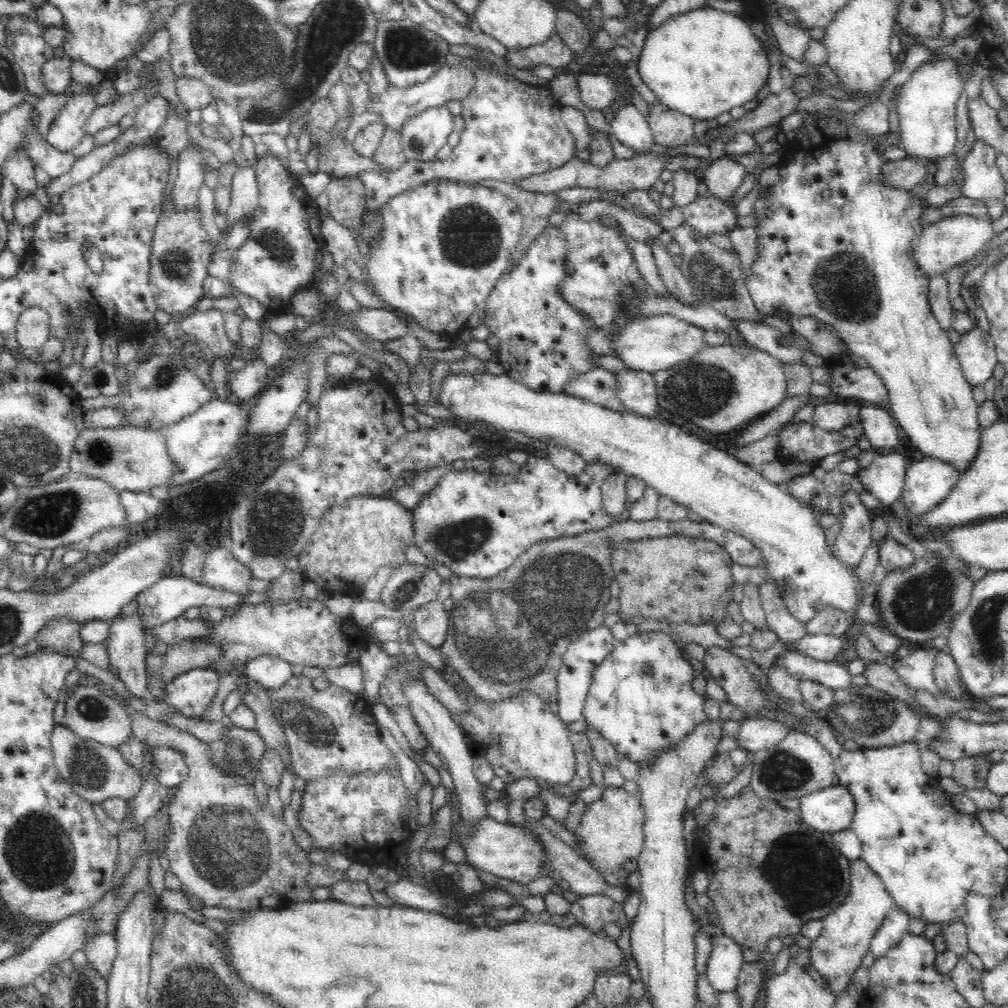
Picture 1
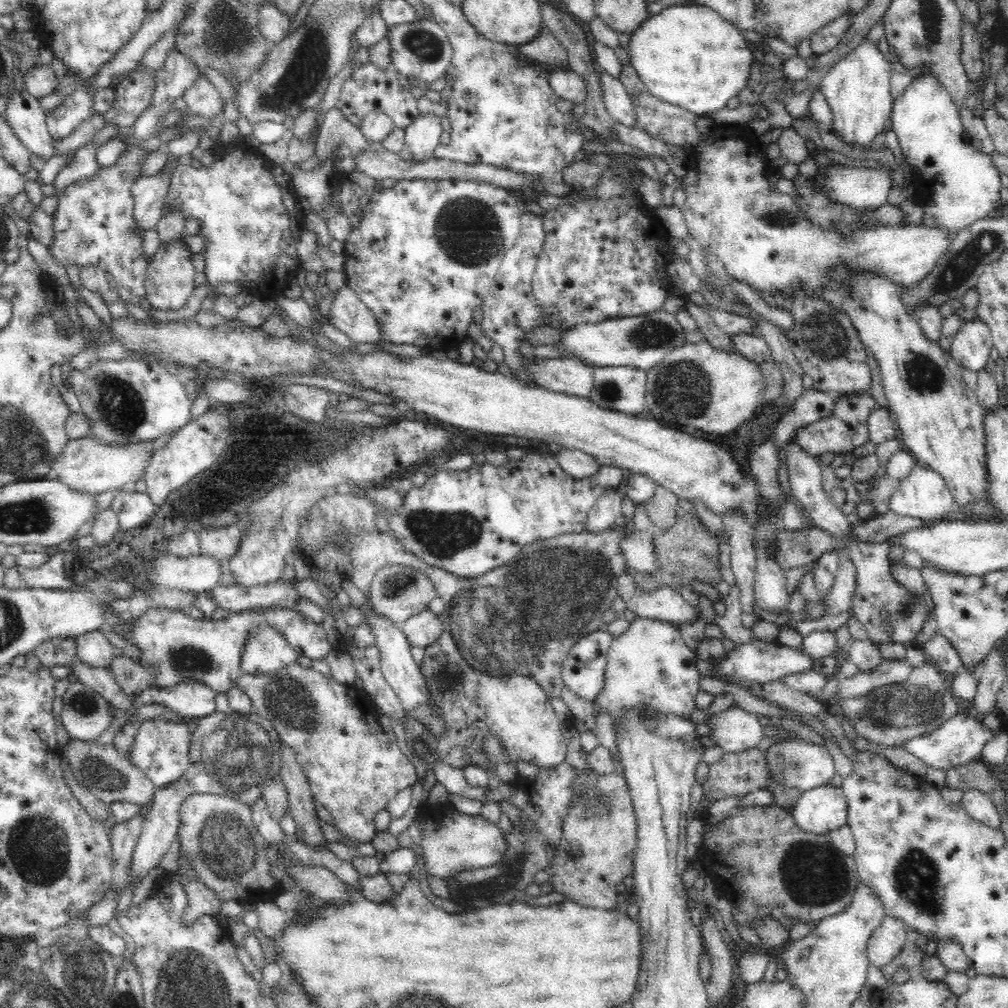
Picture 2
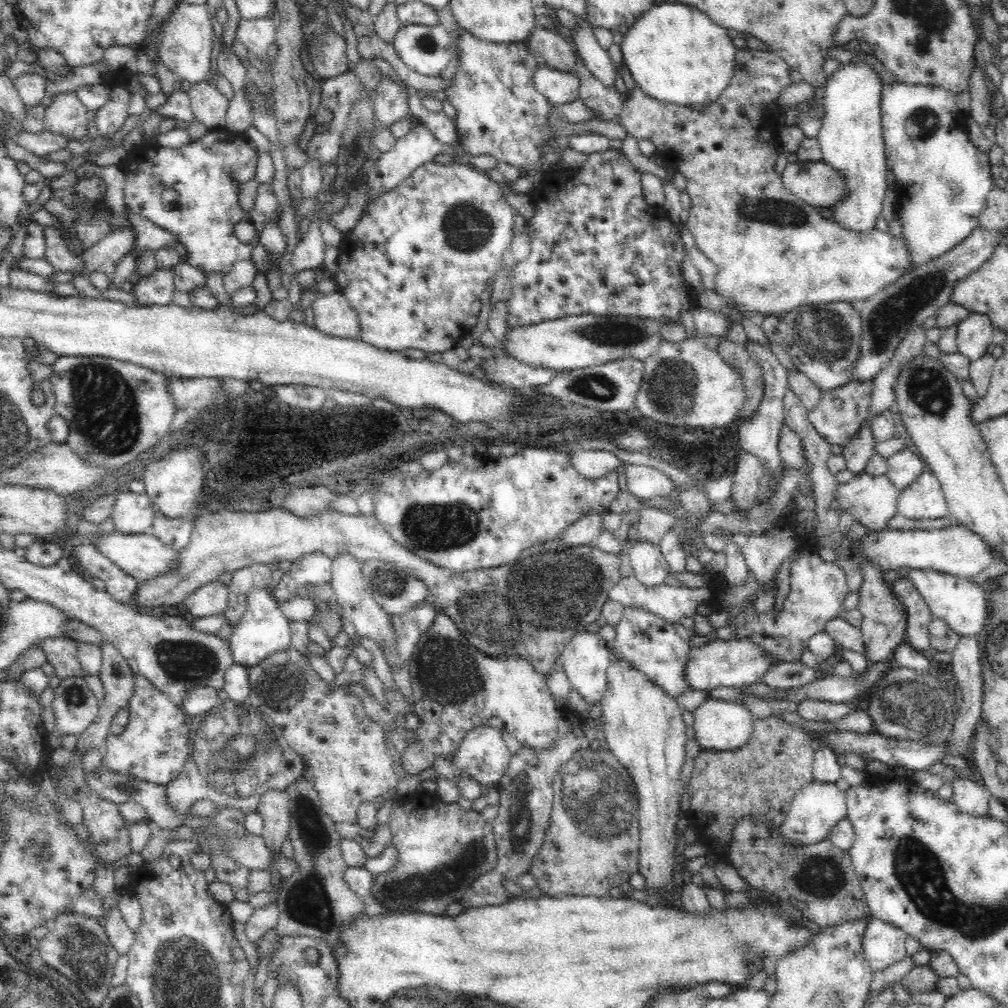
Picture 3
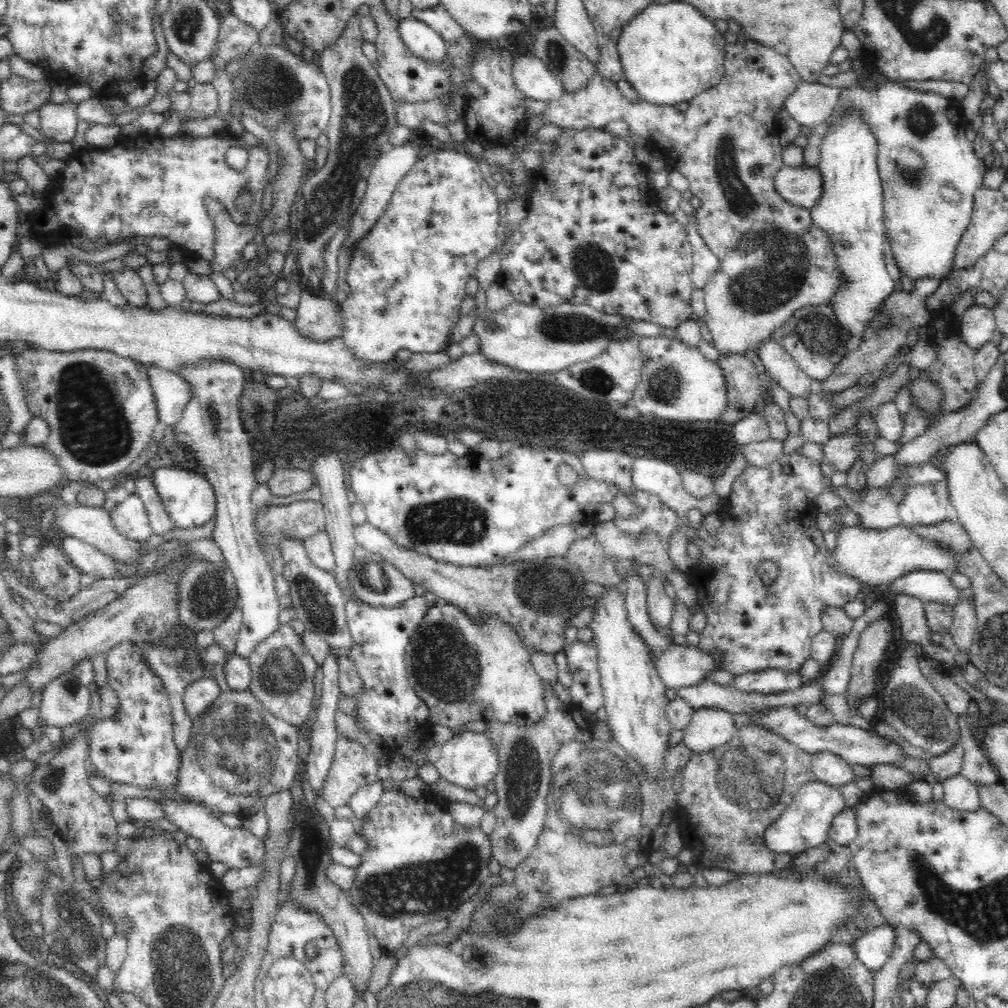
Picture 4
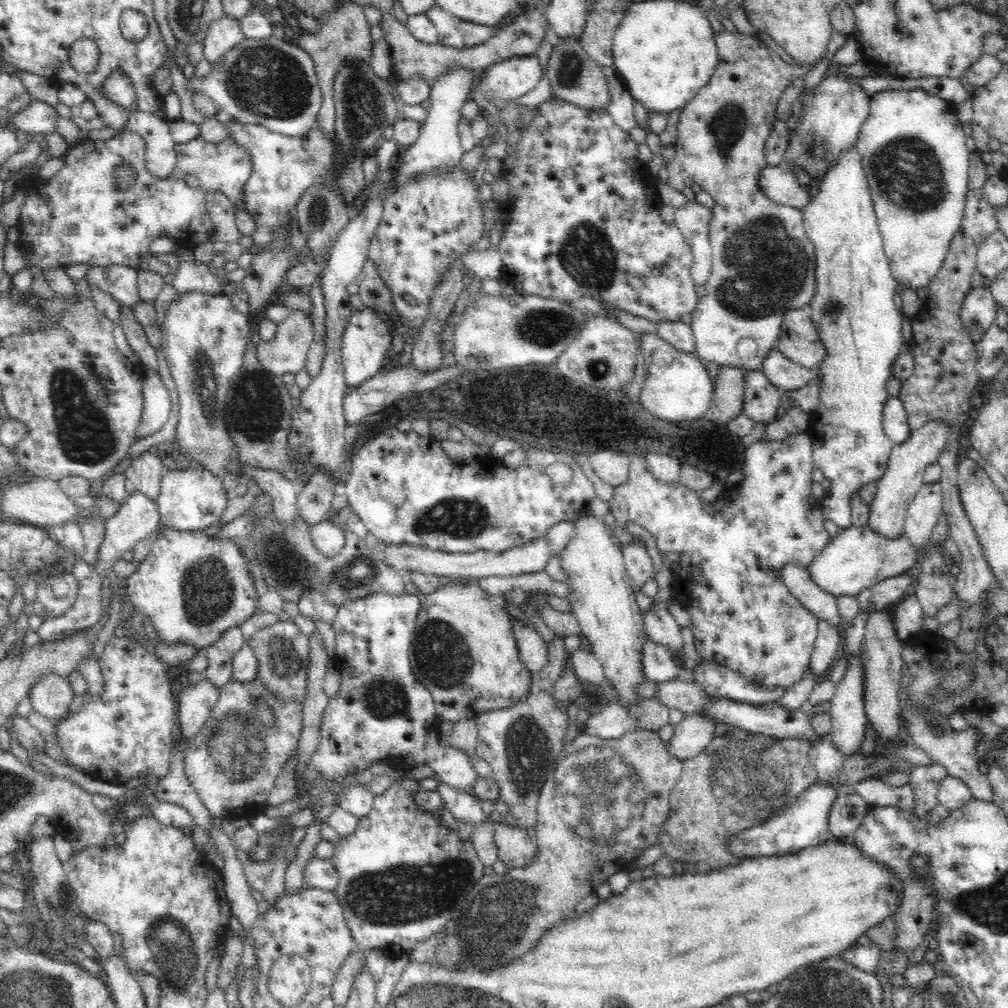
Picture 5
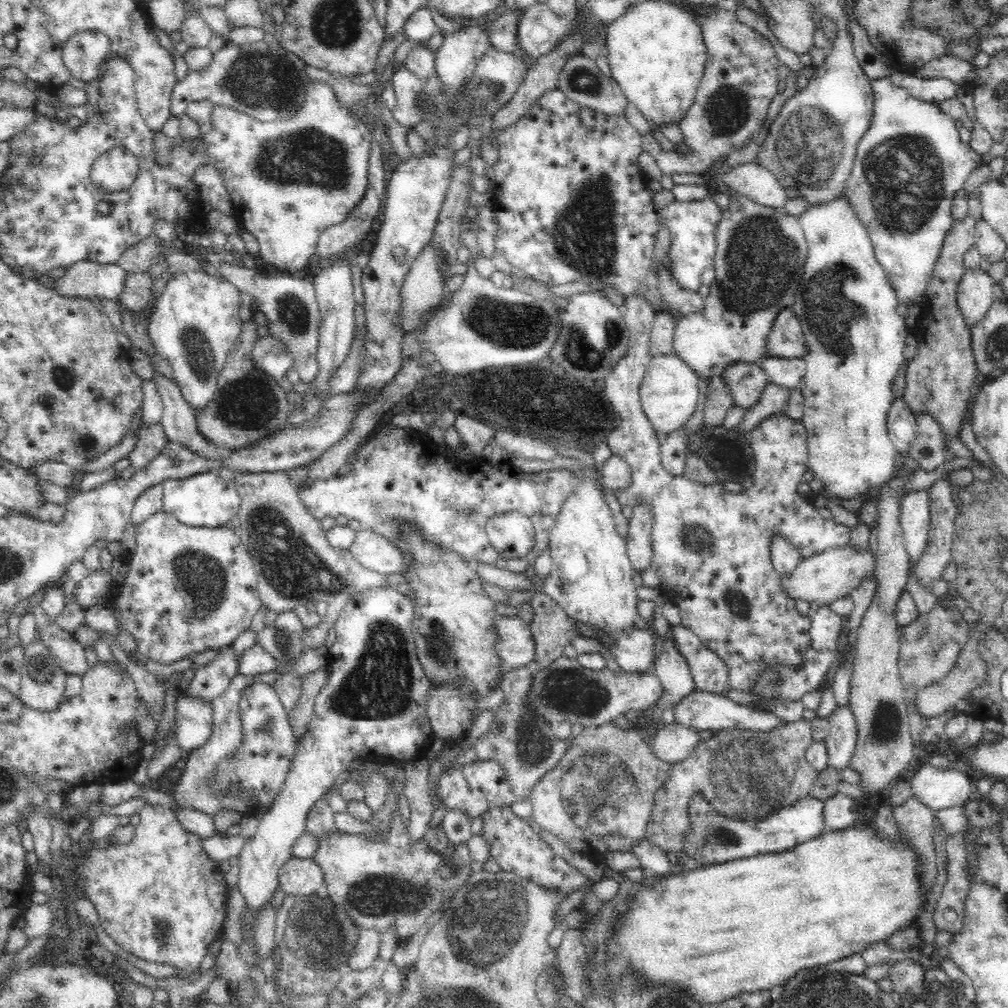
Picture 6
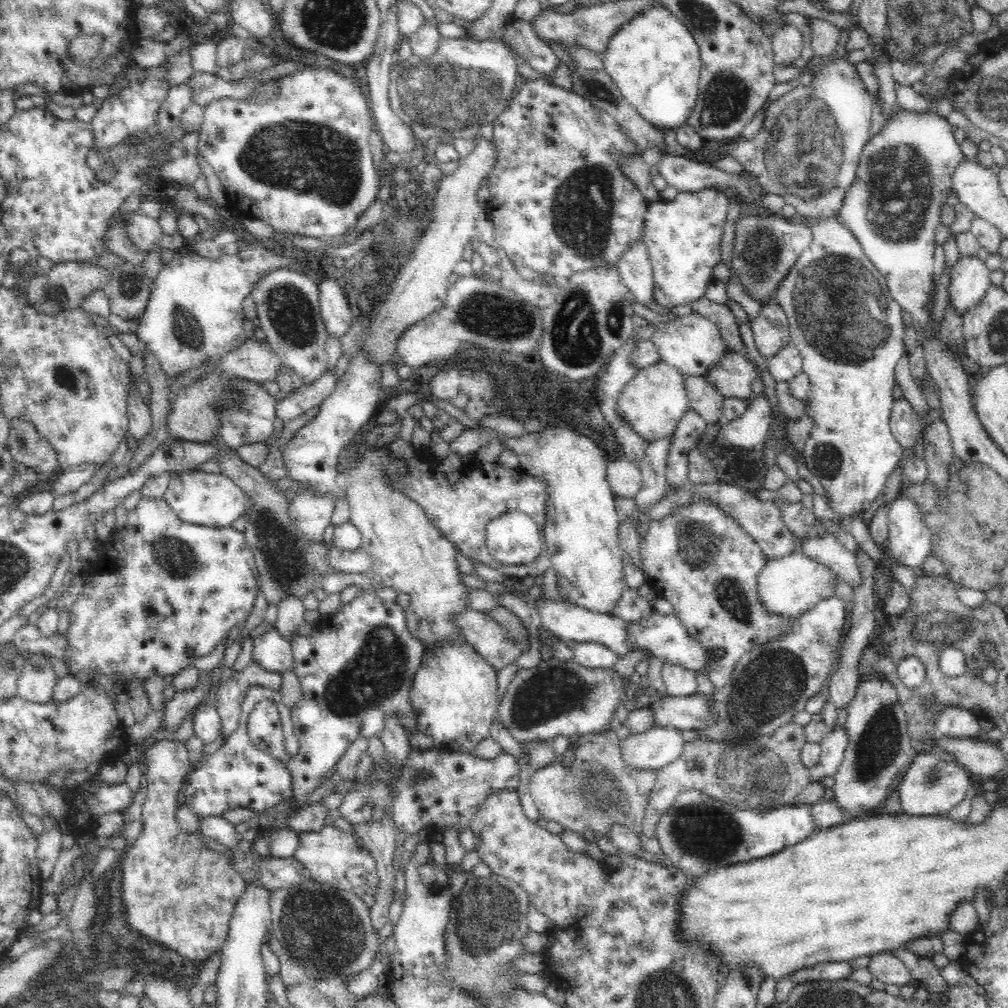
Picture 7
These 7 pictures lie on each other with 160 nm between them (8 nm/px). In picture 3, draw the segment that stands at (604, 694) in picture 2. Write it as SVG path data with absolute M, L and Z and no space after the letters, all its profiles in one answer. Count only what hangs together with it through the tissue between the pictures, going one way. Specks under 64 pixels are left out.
M630 606L625 607L616 628L616 640L611 644L614 658L630 662L630 665L634 665L640 673L646 674L654 685L662 687L666 694L674 699L692 689L687 684L683 672L687 654L692 648L688 641L681 638L672 623L642 607Z

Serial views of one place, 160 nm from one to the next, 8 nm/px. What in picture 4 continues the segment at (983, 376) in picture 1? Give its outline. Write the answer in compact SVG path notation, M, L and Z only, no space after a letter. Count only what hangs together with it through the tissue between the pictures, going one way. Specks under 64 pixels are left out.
M970 305L959 318L958 334L966 346L977 351L996 332L994 311L984 305Z

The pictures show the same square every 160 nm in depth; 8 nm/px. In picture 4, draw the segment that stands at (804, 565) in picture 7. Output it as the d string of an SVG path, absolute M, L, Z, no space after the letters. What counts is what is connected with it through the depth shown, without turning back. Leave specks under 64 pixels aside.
M902 524L886 530L860 528L858 525L844 526L837 534L832 555L834 569L838 573L849 574L855 581L870 588L890 584L894 579L915 570L935 570L947 574L959 572L957 554L947 548L943 541L924 538Z

